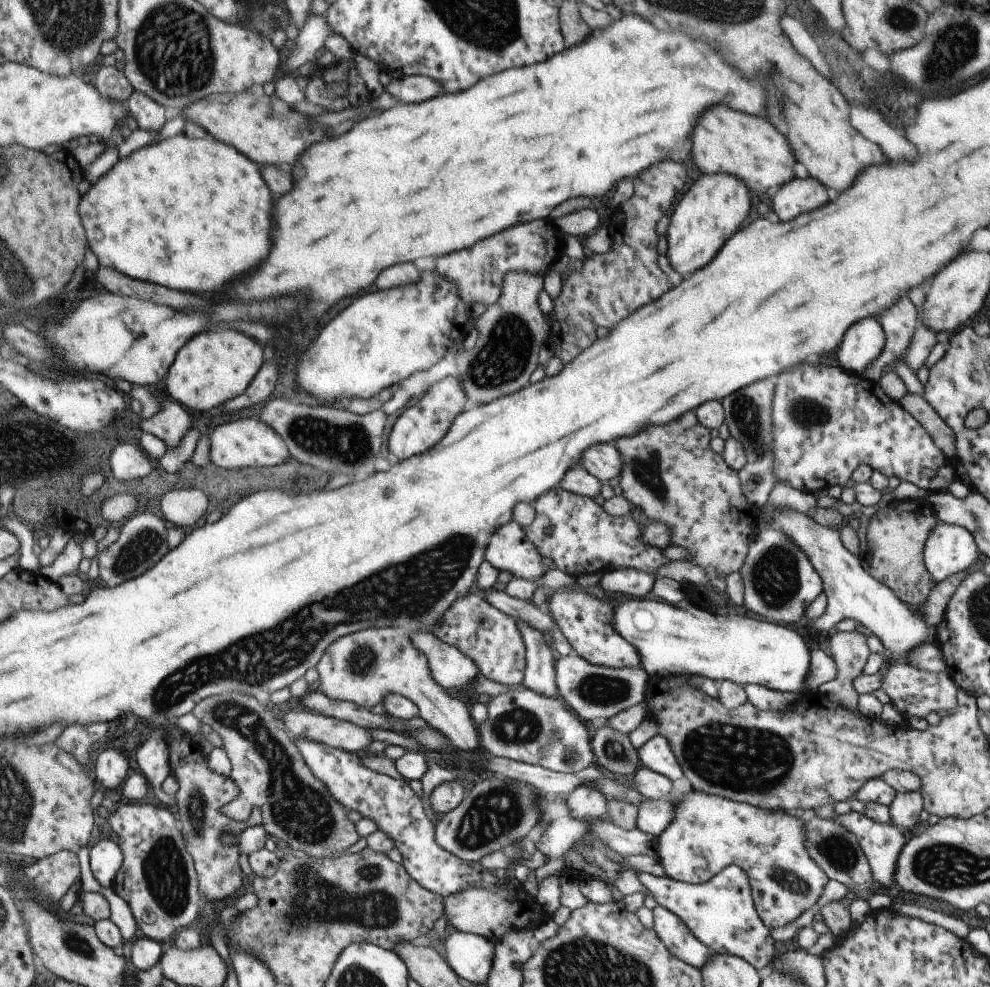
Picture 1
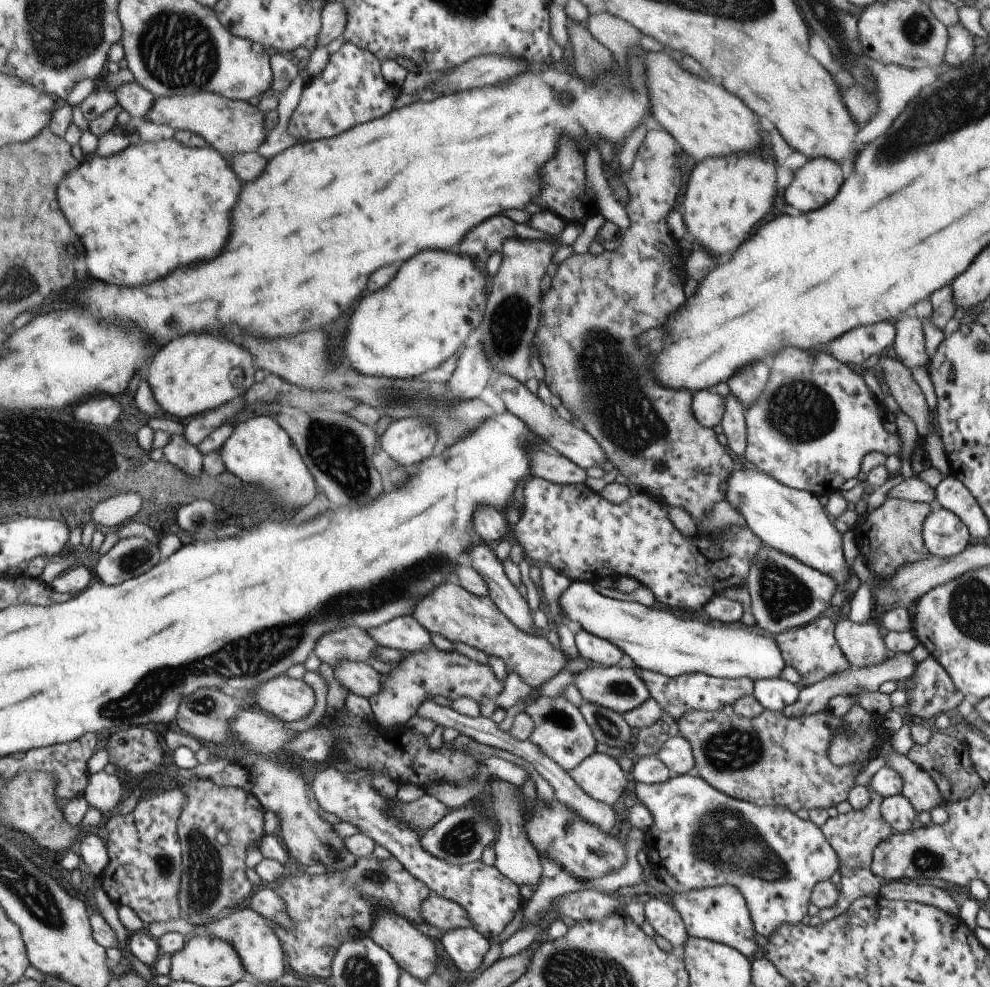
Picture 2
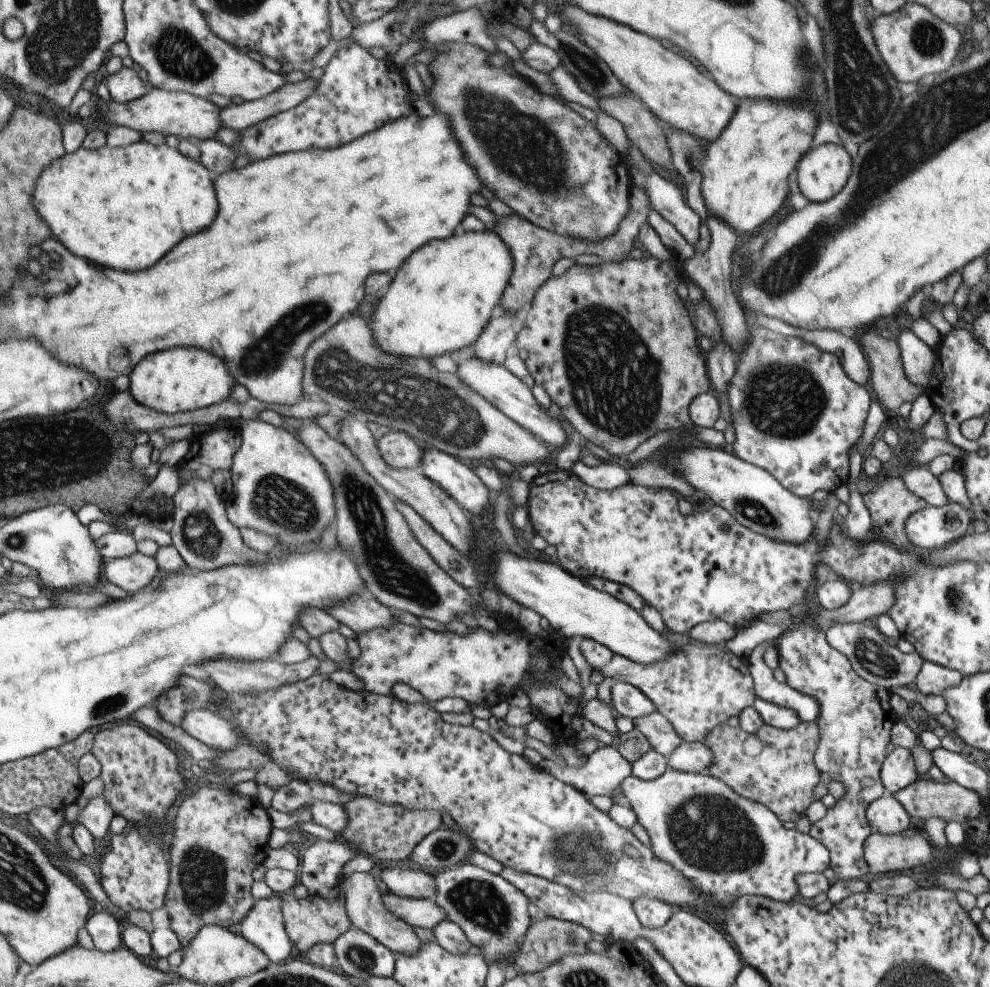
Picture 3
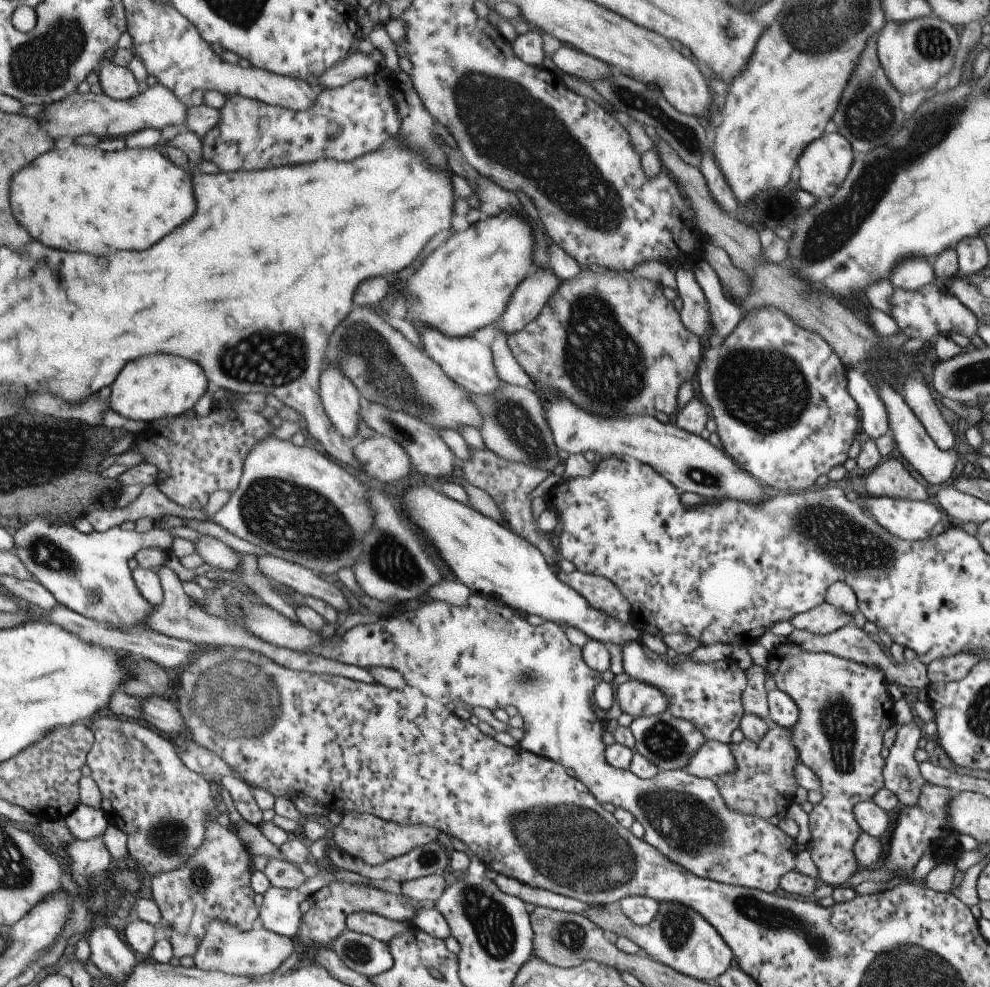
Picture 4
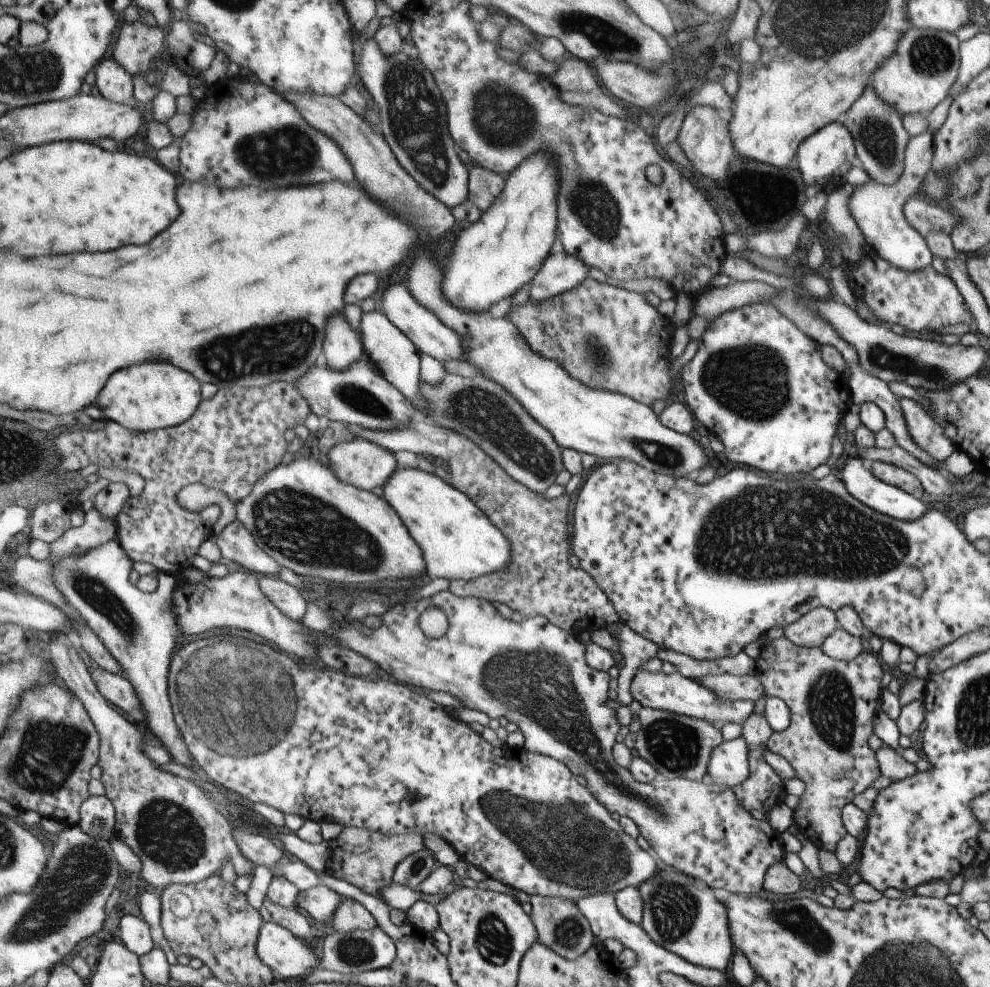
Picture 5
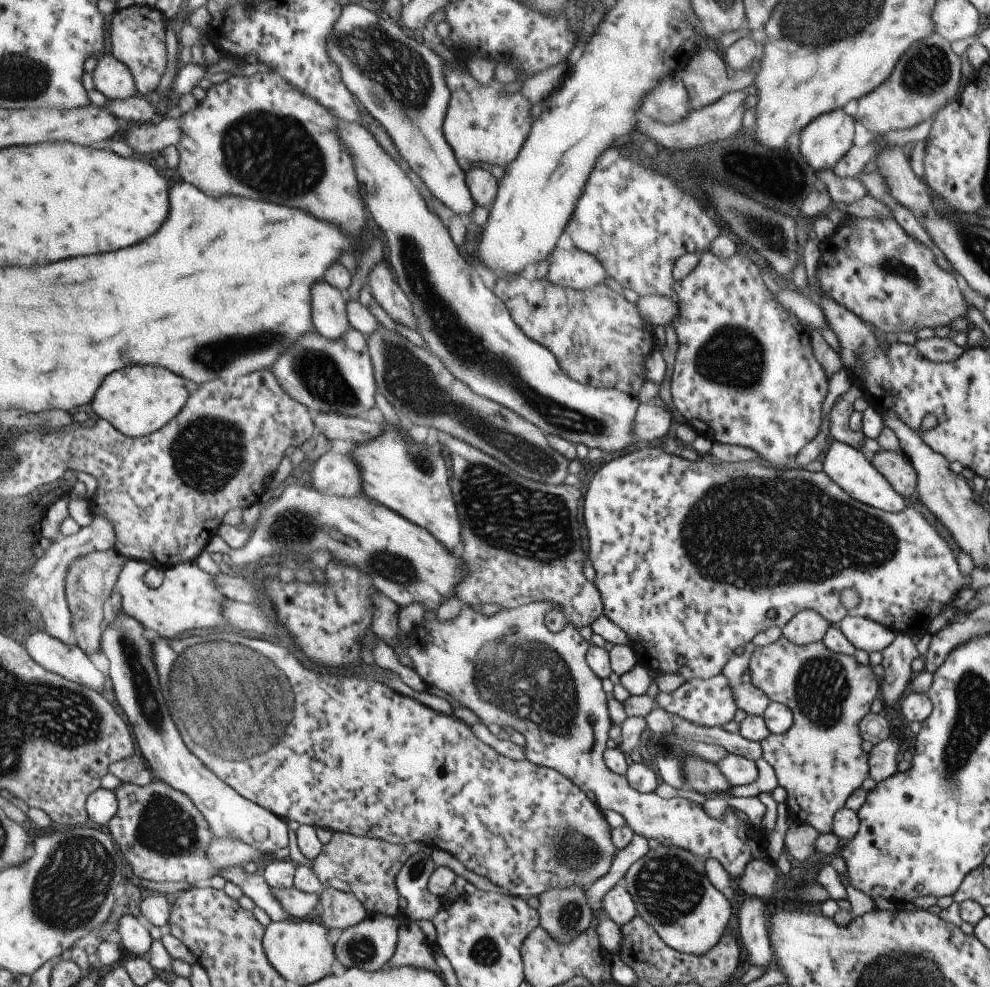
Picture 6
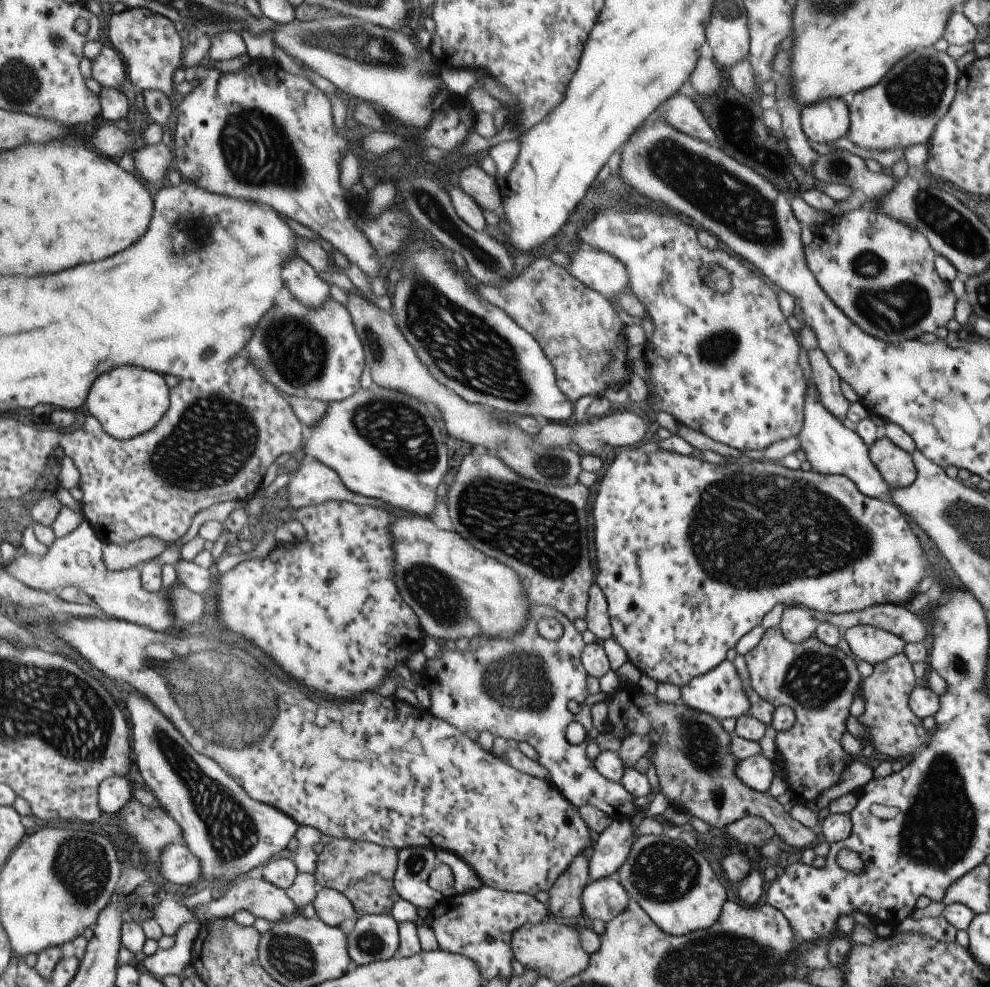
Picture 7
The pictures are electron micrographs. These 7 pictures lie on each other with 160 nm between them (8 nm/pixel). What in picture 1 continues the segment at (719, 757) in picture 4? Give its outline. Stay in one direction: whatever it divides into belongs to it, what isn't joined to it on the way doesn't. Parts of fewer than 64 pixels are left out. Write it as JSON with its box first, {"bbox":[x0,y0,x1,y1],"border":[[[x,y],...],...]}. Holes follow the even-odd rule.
{"bbox":[636,735,683,781],"border":[[[654,735],[645,740],[636,752],[641,767],[661,774],[669,781],[679,780],[683,776],[681,768],[677,766],[677,760],[673,758],[669,742],[663,736]]]}

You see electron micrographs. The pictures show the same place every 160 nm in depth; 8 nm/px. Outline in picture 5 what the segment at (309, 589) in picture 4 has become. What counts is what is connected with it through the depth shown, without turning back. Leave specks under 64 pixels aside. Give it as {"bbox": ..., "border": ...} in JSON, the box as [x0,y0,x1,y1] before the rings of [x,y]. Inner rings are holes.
{"bbox":[215,521,278,576],"border":[[[231,521],[222,527],[215,537],[221,561],[240,564],[243,570],[253,572],[257,576],[277,576],[278,564],[255,544],[242,522]]]}

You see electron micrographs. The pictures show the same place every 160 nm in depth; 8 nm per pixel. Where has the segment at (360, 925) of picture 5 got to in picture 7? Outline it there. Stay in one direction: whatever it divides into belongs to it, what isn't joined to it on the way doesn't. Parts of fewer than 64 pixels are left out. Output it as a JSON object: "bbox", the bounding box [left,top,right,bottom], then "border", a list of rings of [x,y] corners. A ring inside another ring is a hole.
{"bbox":[312,887,356,927],"border":[[[320,887],[312,905],[317,918],[330,927],[338,927],[347,916],[356,915],[349,900],[335,889]]]}

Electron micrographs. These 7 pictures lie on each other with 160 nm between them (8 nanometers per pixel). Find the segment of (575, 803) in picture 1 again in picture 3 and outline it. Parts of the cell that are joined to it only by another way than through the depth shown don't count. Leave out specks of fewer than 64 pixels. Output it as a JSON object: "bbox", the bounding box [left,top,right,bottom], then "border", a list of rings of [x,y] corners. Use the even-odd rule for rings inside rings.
{"bbox":[537,745,630,798],"border":[[[604,745],[587,756],[581,768],[565,764],[563,768],[551,759],[542,759],[537,766],[558,781],[570,784],[586,798],[593,795],[607,795],[619,791],[619,783],[630,775],[630,762],[624,759],[614,745]]]}

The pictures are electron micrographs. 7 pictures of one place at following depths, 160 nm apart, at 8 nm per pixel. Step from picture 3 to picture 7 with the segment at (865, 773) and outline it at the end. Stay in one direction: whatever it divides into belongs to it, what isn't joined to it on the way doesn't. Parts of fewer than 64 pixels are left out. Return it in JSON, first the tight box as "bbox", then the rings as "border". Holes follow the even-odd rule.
{"bbox":[743,626,861,804],"border":[[[773,626],[764,630],[764,633],[762,634],[759,642],[743,655],[743,660],[745,661],[745,666],[749,674],[749,686],[751,686],[755,698],[764,700],[765,702],[772,704],[774,707],[778,707],[779,705],[788,706],[794,712],[794,723],[792,724],[792,727],[789,728],[789,730],[777,733],[775,738],[775,754],[777,756],[779,755],[783,762],[785,762],[785,764],[783,764],[784,767],[782,770],[786,789],[790,791],[790,795],[796,803],[803,804],[805,802],[809,802],[811,799],[816,799],[816,796],[820,795],[824,790],[827,790],[833,785],[836,785],[836,782],[840,779],[841,773],[843,772],[845,766],[848,766],[849,764],[845,762],[845,755],[849,754],[843,751],[843,748],[841,748],[839,744],[839,739],[842,732],[845,731],[844,720],[845,717],[849,717],[848,708],[849,704],[851,704],[851,701],[853,700],[853,694],[855,694],[855,690],[860,687],[861,679],[859,678],[859,674],[855,669],[853,659],[849,656],[846,656],[838,647],[830,647],[829,645],[823,644],[814,636],[806,638],[805,640],[802,640],[798,643],[789,642],[782,635],[782,632],[778,629],[778,627]]]}

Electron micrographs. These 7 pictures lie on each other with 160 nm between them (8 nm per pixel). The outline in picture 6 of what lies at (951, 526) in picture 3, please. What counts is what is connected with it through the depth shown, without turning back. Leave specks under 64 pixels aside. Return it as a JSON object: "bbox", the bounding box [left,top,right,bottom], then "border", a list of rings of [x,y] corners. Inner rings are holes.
{"bbox":[821,438,906,512],"border":[[[827,438],[829,447],[826,451],[823,451],[821,456],[821,466],[822,471],[835,483],[841,490],[848,494],[855,500],[862,502],[870,507],[878,508],[882,511],[891,511],[897,512],[903,510],[905,506],[906,499],[902,496],[899,496],[892,488],[891,485],[873,468],[873,465],[870,463],[869,459],[864,456],[862,452],[859,452],[856,448],[853,448],[851,445],[845,444],[844,442],[839,442],[838,440],[832,439],[829,441]]]}

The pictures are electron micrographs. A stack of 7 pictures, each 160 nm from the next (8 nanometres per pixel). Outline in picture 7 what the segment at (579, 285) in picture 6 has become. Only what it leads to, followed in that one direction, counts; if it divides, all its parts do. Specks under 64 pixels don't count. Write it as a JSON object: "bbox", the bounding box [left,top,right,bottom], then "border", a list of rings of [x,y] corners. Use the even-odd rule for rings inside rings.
{"bbox":[565,247,628,298],"border":[[[587,247],[569,255],[571,258],[565,270],[583,286],[605,298],[627,290],[628,272],[613,255]]]}

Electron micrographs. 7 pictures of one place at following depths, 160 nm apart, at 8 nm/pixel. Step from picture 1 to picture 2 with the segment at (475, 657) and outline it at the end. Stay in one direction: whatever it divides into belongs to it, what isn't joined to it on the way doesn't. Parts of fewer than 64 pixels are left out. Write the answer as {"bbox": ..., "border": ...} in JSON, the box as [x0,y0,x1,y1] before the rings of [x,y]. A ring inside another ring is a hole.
{"bbox":[410,580,593,687],"border":[[[447,580],[433,587],[432,591],[423,595],[422,599],[414,604],[410,615],[427,632],[436,632],[450,642],[463,642],[467,646],[482,650],[486,655],[493,654],[500,658],[505,664],[505,670],[507,666],[513,668],[522,683],[530,687],[540,686],[565,668],[570,669],[576,675],[589,669],[590,664],[593,664],[579,656],[568,661],[568,658],[559,649],[553,648],[543,636],[528,635],[520,631],[503,616],[488,596],[475,596],[454,581]]]}

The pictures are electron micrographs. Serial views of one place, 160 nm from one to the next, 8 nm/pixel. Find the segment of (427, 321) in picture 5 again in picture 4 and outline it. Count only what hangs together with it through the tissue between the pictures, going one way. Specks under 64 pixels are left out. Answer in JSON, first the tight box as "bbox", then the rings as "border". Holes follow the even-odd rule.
{"bbox":[416,326,500,395],"border":[[[416,326],[419,336],[421,351],[423,351],[444,373],[450,381],[453,381],[461,389],[472,395],[488,395],[498,389],[500,380],[495,374],[490,348],[485,344],[479,343],[473,336],[450,337],[442,334],[435,327]]]}

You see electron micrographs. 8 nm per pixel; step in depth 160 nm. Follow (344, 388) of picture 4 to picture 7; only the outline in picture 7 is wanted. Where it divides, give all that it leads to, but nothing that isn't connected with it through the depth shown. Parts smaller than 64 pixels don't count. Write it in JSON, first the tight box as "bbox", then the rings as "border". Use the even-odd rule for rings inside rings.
{"bbox":[281,257,329,307],"border":[[[293,257],[281,268],[285,288],[306,307],[318,307],[329,297],[328,284],[319,279],[309,264],[303,259]]]}

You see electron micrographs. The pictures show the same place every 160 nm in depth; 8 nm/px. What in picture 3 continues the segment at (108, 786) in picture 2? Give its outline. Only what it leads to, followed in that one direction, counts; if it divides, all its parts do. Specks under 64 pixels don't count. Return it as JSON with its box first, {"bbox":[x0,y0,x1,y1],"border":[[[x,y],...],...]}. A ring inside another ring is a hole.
{"bbox":[65,793,116,840],"border":[[[103,793],[93,797],[83,808],[71,805],[65,812],[69,823],[77,821],[86,826],[97,840],[109,834],[112,820],[116,815]]]}

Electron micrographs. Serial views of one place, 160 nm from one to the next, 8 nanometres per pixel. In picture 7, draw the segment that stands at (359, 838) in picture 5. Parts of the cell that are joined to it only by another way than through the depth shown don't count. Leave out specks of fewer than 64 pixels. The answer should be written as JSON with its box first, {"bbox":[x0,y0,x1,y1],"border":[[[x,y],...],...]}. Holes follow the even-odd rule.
{"bbox":[312,837,399,915],"border":[[[333,837],[317,855],[316,867],[312,875],[319,888],[335,889],[343,894],[352,904],[356,915],[376,915],[377,913],[387,915],[393,903],[399,899],[399,895],[395,892],[392,885],[392,878],[397,864],[396,854],[397,851],[394,848],[385,848],[367,841],[336,839]]]}

